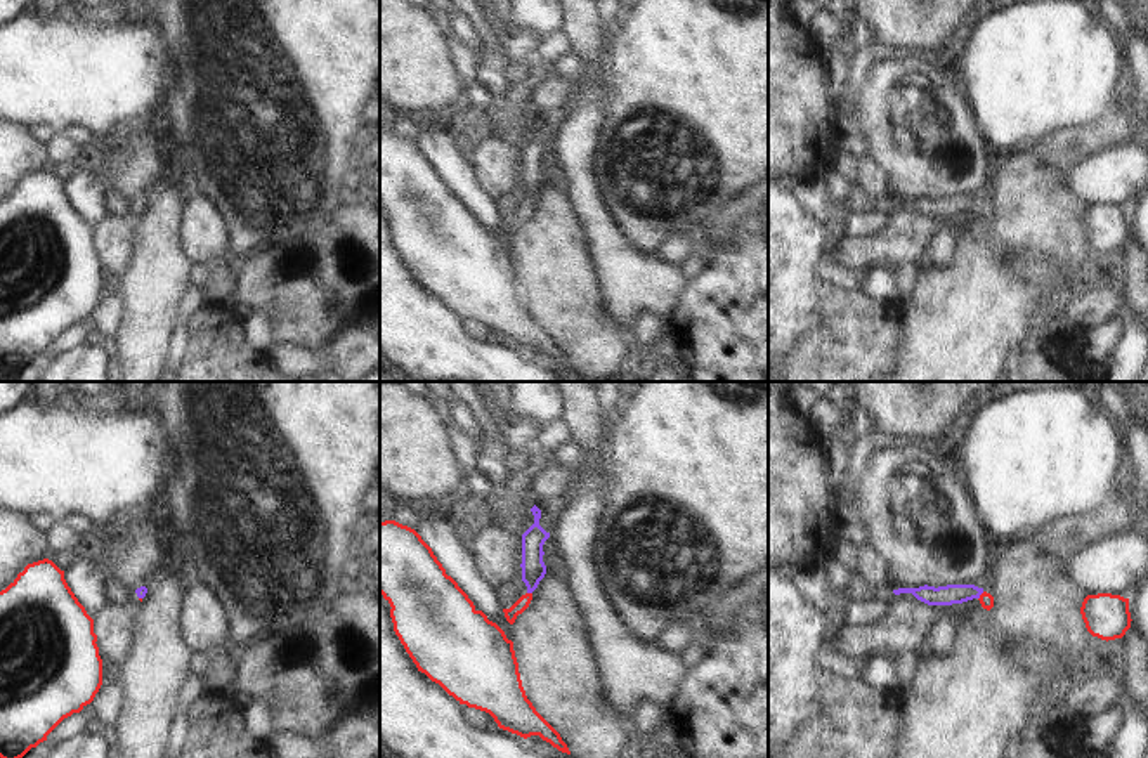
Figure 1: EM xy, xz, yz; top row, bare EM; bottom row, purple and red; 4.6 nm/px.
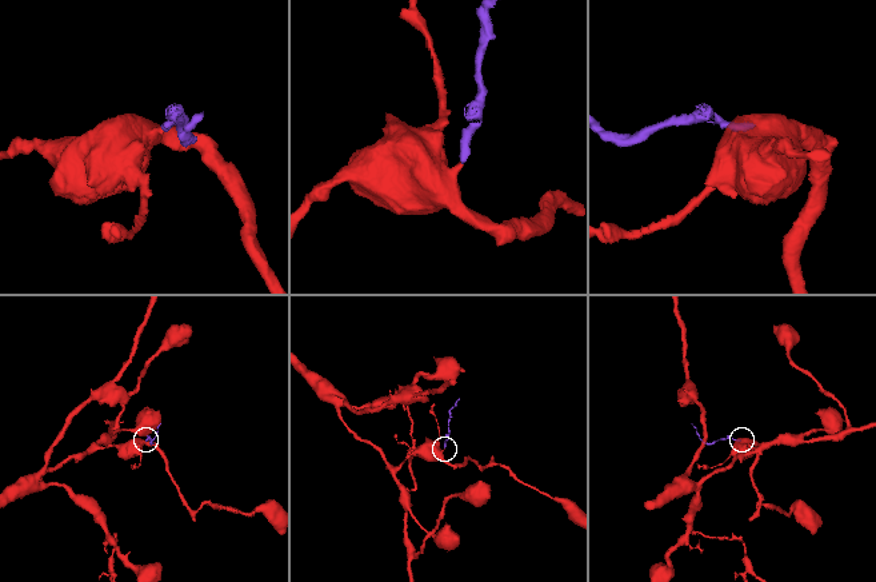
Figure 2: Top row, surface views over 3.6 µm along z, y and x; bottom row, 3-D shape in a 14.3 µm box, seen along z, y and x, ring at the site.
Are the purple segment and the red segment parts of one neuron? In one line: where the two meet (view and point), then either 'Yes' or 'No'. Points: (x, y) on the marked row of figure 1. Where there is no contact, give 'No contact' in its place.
Touches purple at yz (980, 594). Yes

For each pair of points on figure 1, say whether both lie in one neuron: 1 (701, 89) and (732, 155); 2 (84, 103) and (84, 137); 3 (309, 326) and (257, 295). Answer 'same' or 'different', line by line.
1: same
2: different
3: same

